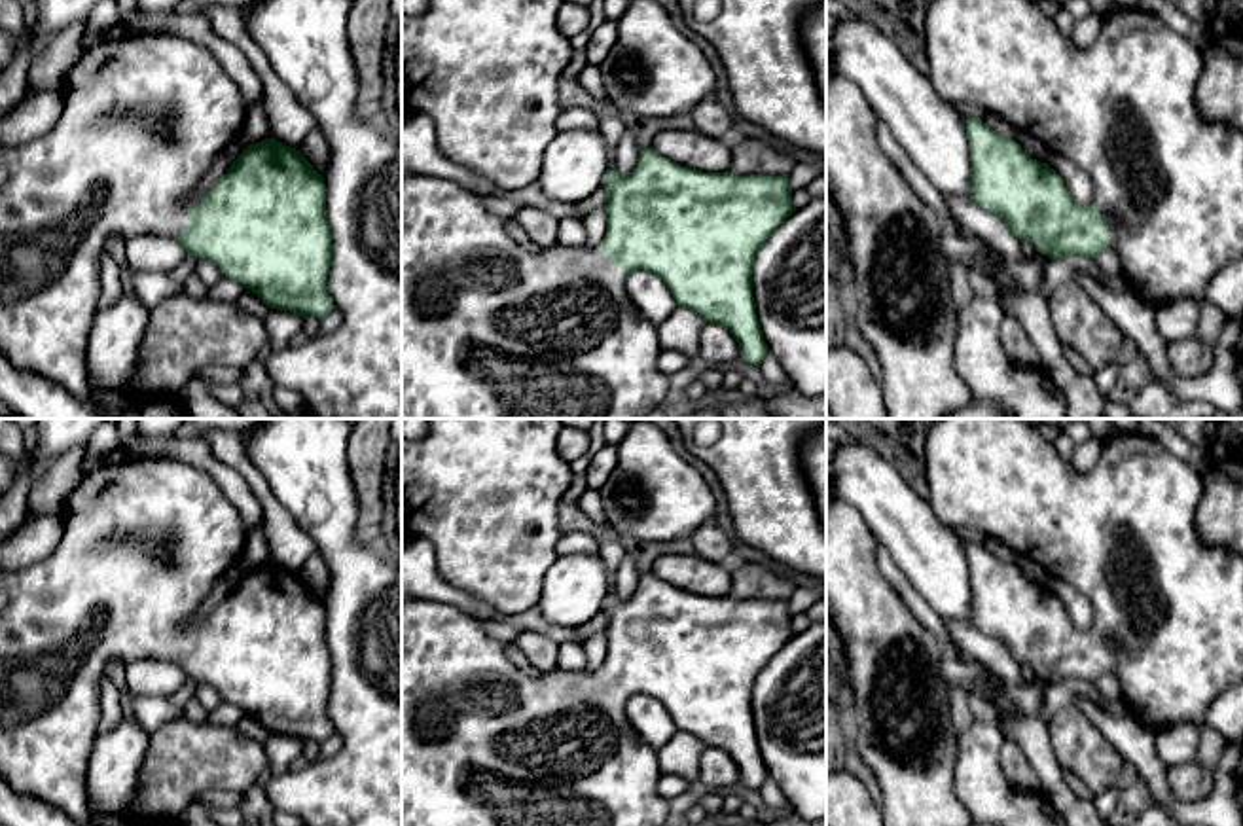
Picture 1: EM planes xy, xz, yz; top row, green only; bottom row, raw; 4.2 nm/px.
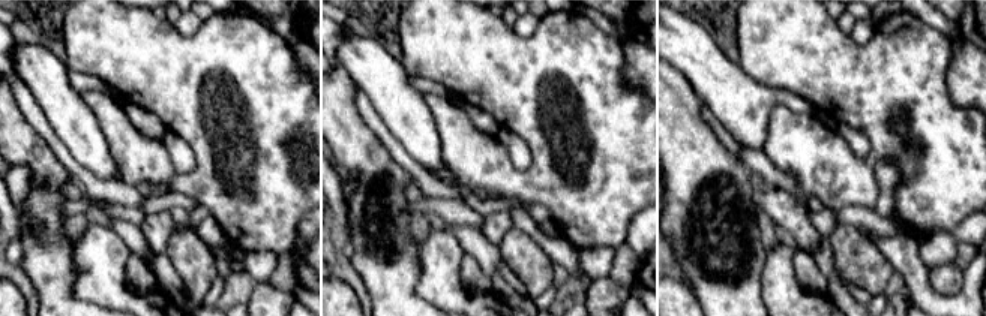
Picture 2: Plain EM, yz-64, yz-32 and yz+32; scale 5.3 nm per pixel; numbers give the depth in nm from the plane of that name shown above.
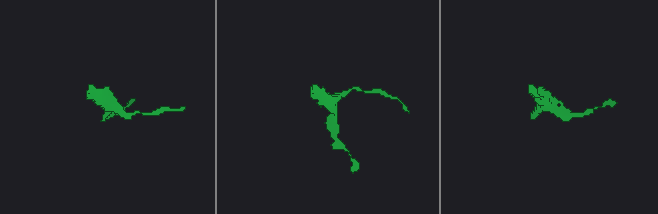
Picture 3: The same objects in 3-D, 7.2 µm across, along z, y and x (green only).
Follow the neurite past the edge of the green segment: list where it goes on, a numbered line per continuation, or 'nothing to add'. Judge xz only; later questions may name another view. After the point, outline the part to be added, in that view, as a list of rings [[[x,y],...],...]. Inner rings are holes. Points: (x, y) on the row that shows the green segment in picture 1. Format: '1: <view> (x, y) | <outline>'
1: xz (489, 330) | [[[426,174],[402,178],[402,419],[642,419],[663,402],[671,386],[669,375],[658,368],[659,350],[658,326],[640,313],[627,294],[627,277],[599,248],[553,244],[549,248],[531,252],[506,233],[506,218],[489,212],[481,205],[481,197],[460,184]]]

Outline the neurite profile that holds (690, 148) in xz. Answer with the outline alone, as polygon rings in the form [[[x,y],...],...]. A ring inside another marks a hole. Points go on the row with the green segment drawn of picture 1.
[[[663,131],[652,142],[654,152],[701,172],[726,172],[733,161],[731,138],[709,138],[694,131]]]

